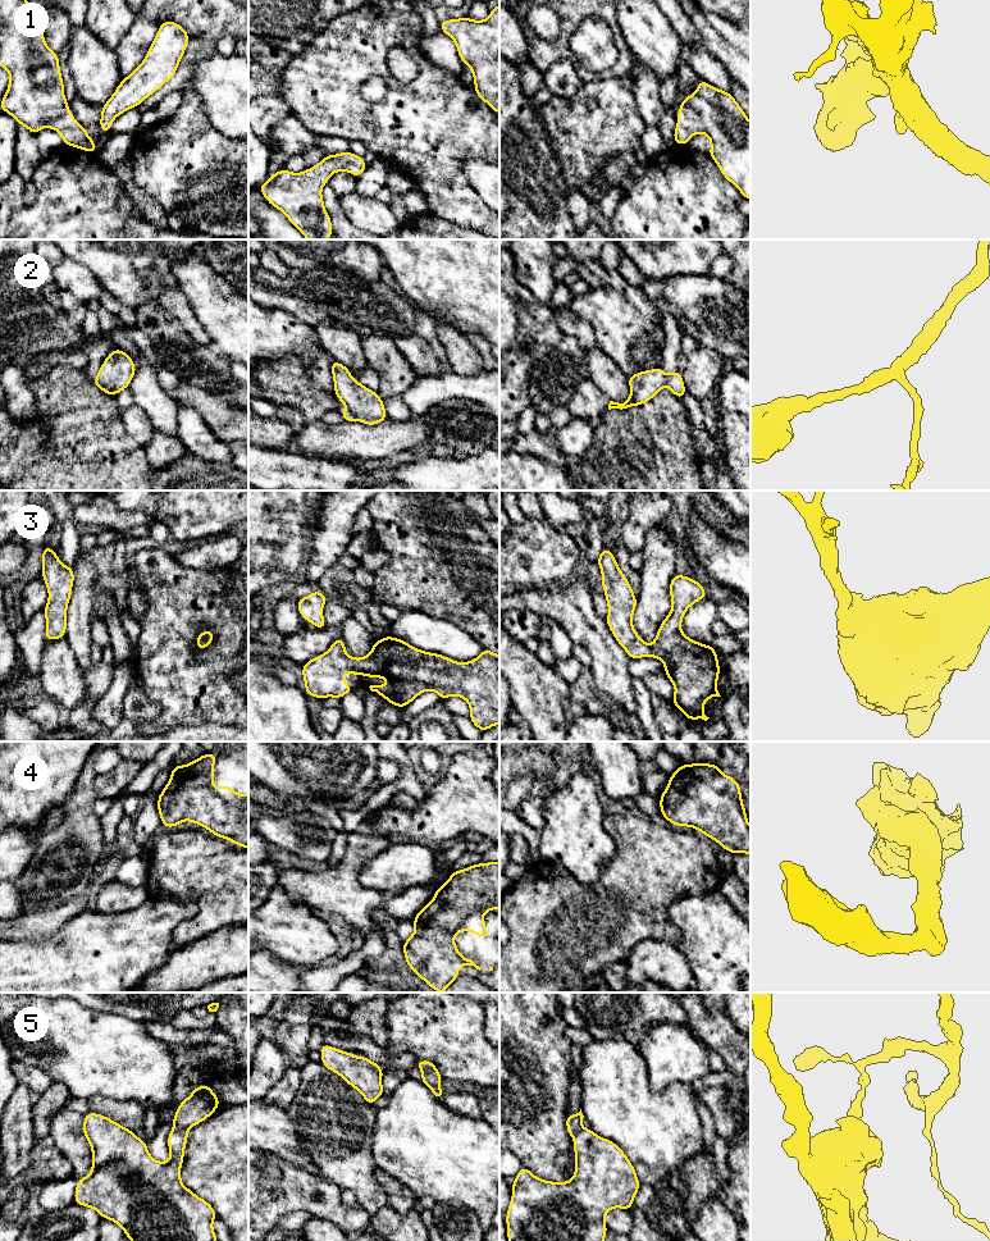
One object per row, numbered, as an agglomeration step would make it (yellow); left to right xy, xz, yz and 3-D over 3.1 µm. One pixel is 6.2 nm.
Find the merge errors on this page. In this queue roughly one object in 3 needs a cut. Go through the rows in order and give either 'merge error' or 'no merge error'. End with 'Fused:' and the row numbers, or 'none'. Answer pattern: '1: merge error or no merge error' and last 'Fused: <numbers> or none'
1: no merge error
2: merge error
3: no merge error
4: no merge error
5: merge error
Fused: 2, 5

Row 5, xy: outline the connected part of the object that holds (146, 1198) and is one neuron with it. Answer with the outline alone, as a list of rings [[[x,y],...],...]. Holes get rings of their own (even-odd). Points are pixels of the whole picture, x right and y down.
[[[99,1113],[85,1114],[82,1130],[91,1146],[92,1169],[77,1180],[74,1203],[115,1222],[132,1241],[218,1241],[213,1229],[213,1221],[218,1218],[215,1210],[181,1181],[188,1130],[168,1135],[168,1162],[155,1160],[146,1141]]]

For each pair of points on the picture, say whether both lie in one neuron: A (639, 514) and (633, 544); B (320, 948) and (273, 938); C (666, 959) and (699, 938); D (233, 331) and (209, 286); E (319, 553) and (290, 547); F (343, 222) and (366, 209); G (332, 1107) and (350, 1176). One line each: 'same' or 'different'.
A: same
B: same
C: different
D: same
E: different
F: different
G: same

